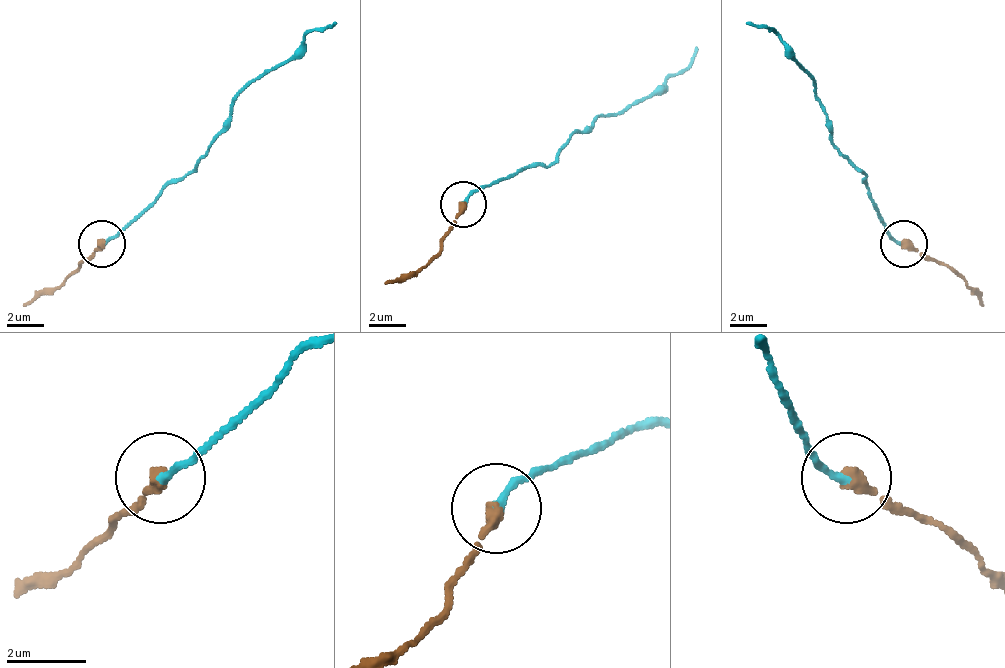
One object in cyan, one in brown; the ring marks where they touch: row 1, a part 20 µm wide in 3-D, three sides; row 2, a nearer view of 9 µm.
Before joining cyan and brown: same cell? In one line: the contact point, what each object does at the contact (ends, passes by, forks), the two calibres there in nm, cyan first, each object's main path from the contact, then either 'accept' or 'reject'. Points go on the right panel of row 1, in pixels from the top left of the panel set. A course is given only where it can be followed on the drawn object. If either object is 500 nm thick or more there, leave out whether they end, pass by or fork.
(903, 243) | cyan ends | brown ends | 180/340 nm | cyan via (902, 245), (865, 184), (865, 175), (833, 142), (814, 82), (772, 31), (744, 22) | brown via (902, 245), (949, 263), (972, 286), (981, 305) | reject

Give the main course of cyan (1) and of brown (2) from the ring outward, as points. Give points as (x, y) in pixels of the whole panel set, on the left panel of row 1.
1: (103, 245), (168, 184), (186, 175), (214, 142), (228, 105), (252, 82), (317, 31), (335, 22)
2: (103, 245), (56, 286), (42, 286), (24, 305)

